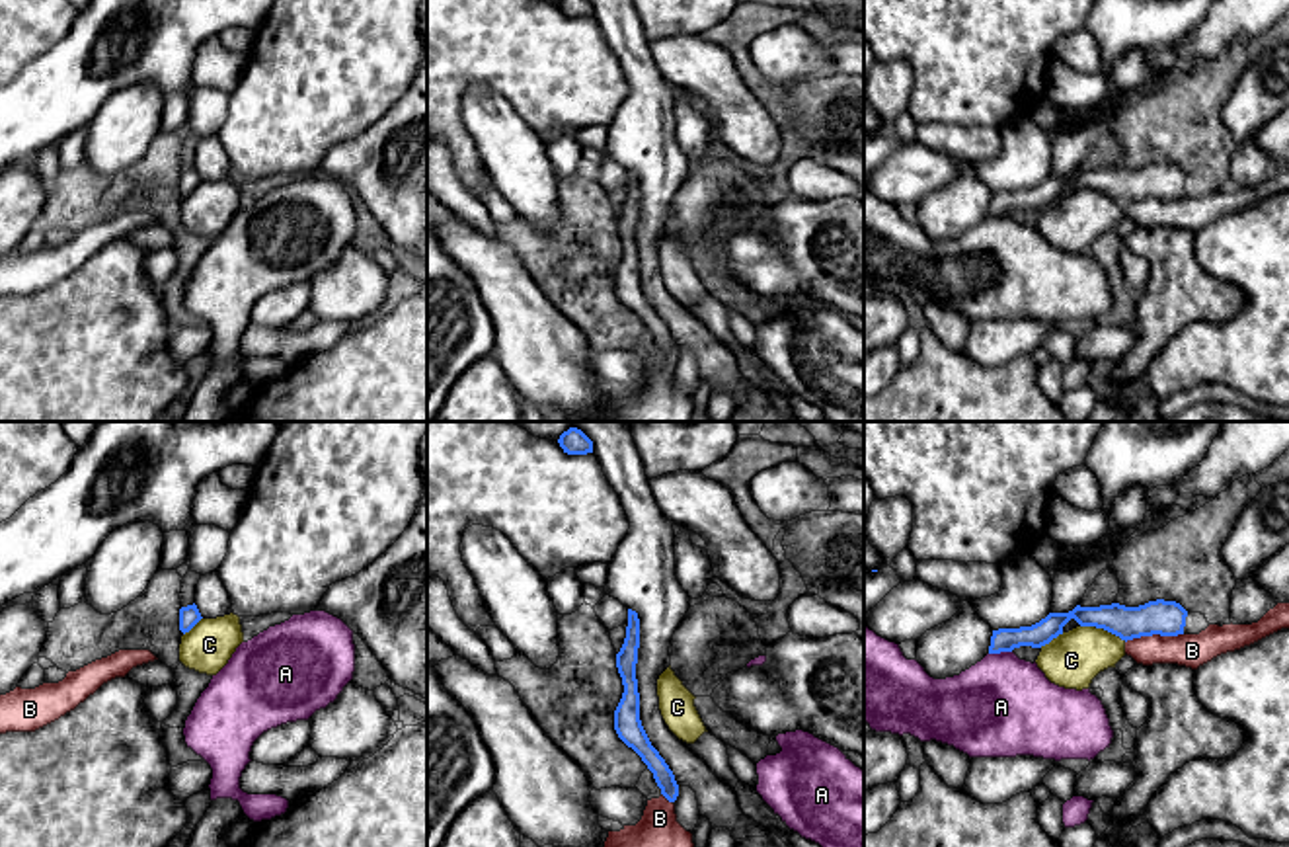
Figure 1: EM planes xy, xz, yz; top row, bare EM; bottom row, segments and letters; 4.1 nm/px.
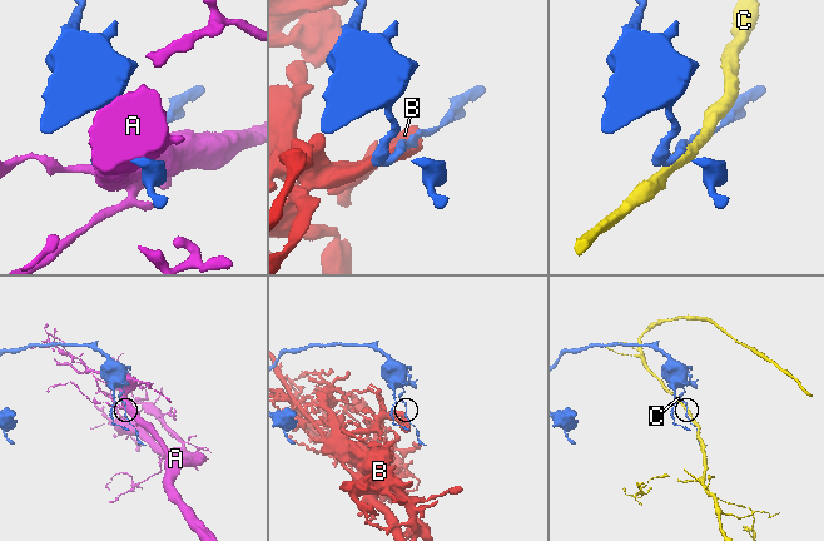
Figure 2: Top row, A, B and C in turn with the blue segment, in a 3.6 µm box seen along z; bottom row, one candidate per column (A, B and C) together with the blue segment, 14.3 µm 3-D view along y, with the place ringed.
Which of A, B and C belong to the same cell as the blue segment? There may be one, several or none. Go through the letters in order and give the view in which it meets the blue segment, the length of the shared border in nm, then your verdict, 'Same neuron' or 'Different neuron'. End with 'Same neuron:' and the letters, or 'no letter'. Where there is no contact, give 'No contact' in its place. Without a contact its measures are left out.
A: Touches blue in yz. Shared border 100 nm. Different neuron
B: Touches blue in yz. Shared border 240 nm. Different neuron
C: Touches blue in yz. Shared border 200 nm. Different neuron
Same neuron: no letter

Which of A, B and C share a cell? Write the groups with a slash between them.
A / B / C

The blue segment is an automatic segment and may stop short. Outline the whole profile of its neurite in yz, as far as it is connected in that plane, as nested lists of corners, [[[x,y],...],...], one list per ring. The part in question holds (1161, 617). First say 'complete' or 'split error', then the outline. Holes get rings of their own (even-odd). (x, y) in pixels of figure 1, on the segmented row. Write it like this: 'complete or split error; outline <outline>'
complete; outline [[[1149,601],[1139,607],[1119,603],[1100,607],[1076,605],[1069,613],[1049,613],[1032,626],[993,630],[989,654],[1012,652],[1020,646],[1041,648],[1063,634],[1063,626],[1074,619],[1080,626],[1104,628],[1121,640],[1141,636],[1178,636],[1184,634],[1188,611],[1176,601]]]

